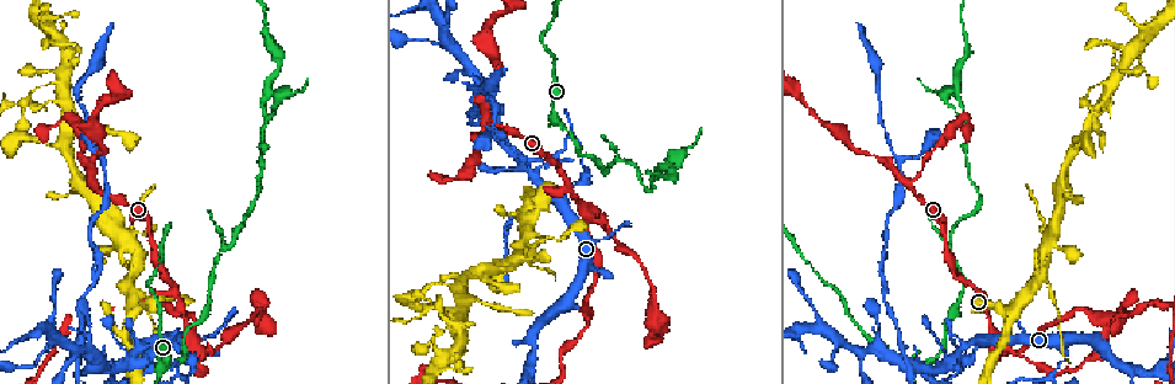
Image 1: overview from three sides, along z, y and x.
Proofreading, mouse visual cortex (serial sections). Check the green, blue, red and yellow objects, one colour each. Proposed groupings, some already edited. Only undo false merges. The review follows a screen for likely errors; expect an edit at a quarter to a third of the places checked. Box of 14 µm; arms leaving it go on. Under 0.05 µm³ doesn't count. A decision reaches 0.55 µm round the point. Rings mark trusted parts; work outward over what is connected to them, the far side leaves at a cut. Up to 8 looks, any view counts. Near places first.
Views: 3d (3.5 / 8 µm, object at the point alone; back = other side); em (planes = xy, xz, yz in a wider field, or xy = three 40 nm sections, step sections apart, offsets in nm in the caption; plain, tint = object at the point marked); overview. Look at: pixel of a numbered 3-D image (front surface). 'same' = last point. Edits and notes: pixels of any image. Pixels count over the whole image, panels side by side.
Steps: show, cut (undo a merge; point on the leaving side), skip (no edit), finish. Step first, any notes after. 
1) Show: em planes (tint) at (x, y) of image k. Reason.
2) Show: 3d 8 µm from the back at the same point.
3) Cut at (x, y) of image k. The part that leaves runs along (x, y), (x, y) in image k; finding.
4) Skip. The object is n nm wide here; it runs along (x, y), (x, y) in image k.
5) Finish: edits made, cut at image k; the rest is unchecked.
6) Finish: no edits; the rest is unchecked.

Show: 3d 3.5 µm at (977, 289) of image 1. Branch point.

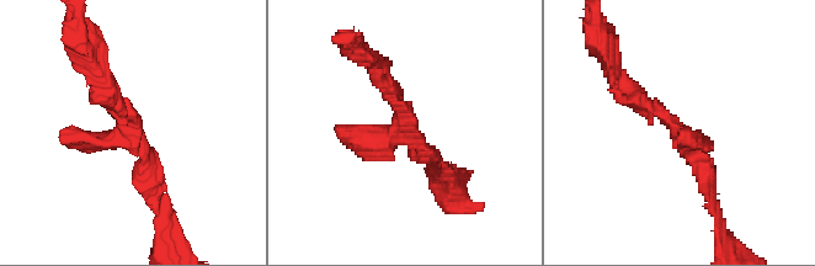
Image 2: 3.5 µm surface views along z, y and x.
Show: em planes (tint) at (126, 126) of image 2. Now the EM.

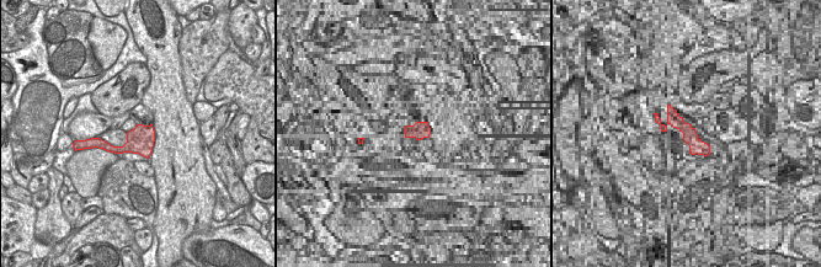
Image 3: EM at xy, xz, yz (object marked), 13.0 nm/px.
Skip. It runs along (614, 84), (669, 117), (712, 193) in image 2; one cell here.

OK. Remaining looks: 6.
Show: 3d 3.5 µm at (579, 183) of image 1. Thin neck.

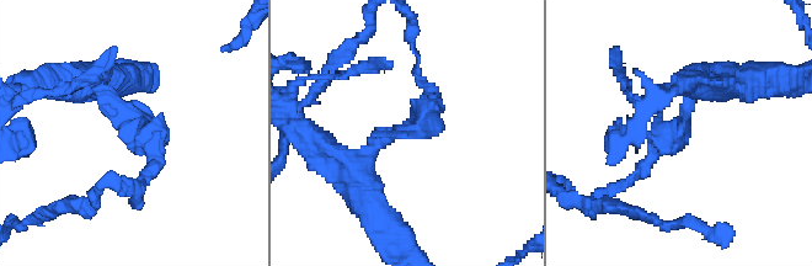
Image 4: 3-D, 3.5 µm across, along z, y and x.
Show: em xy step 3 (tint) at (686, 117) of image 4. The arms are 200, 250 nm wide; now the EM.

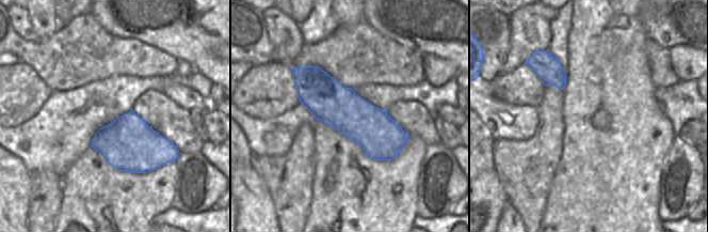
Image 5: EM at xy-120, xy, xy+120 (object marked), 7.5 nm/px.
Cut at (629, 181) of image 4. The part that leaves runs along (656, 149), (620, 187), (577, 202) in image 4; a second cell is stuck on.

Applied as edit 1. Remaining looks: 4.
Show: 3d 3.5 µm at (522, 165) of image 1. Sudden change in width.

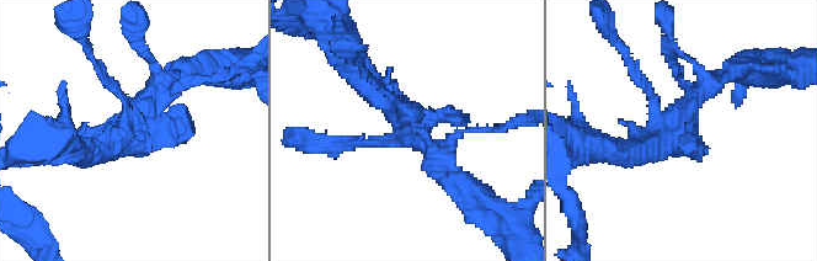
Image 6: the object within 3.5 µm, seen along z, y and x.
Show: em xy step 1 (tint) at (688, 121) of image 6. Now the EM.

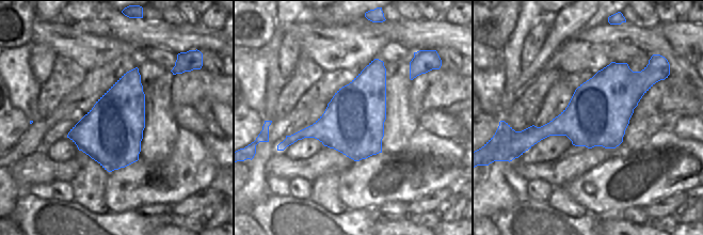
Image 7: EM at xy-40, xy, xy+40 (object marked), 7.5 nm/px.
Skip. It runs along (454, 177), (364, 80) in image 6; one cell here.

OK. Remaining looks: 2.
Finish: edits made, cut at image 4; the rest is unchecked.

